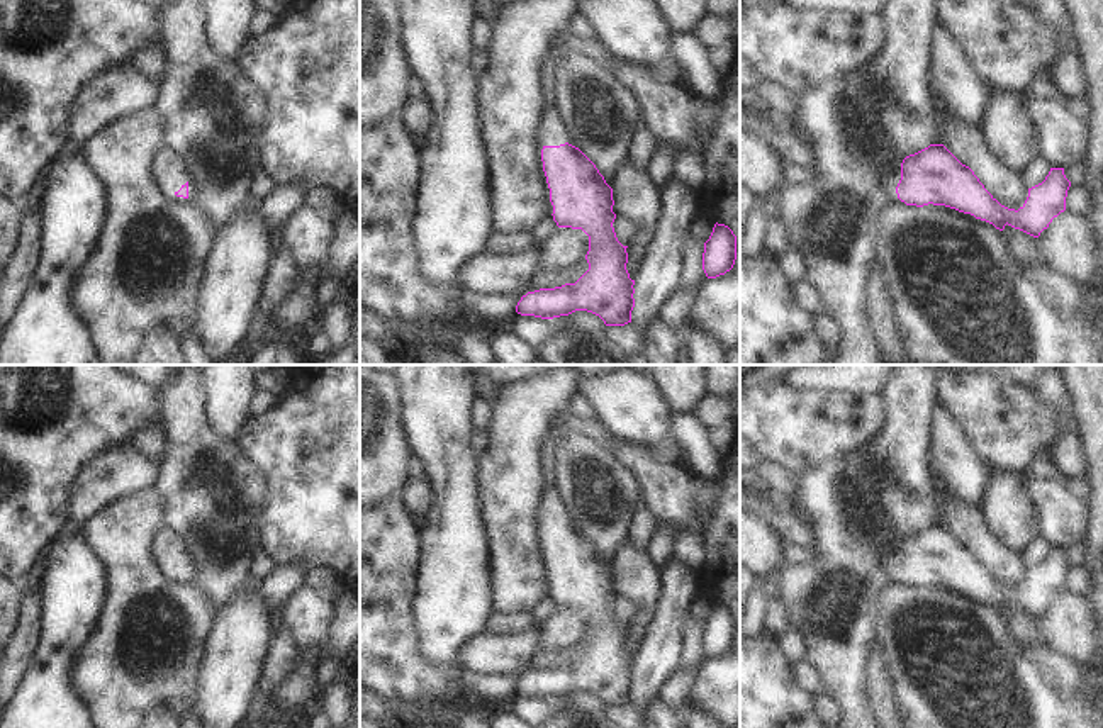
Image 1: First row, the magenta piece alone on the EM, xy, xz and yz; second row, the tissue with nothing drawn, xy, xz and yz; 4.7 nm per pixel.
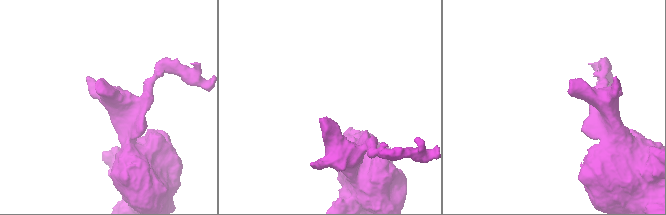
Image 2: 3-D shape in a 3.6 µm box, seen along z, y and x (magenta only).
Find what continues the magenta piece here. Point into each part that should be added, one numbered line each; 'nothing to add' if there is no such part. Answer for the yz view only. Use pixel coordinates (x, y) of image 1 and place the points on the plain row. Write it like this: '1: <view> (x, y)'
1: yz (890, 557).

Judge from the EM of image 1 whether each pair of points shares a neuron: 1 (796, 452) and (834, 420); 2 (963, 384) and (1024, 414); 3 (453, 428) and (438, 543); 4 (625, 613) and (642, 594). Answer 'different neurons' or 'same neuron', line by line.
1: same neuron
2: same neuron
3: same neuron
4: different neurons

